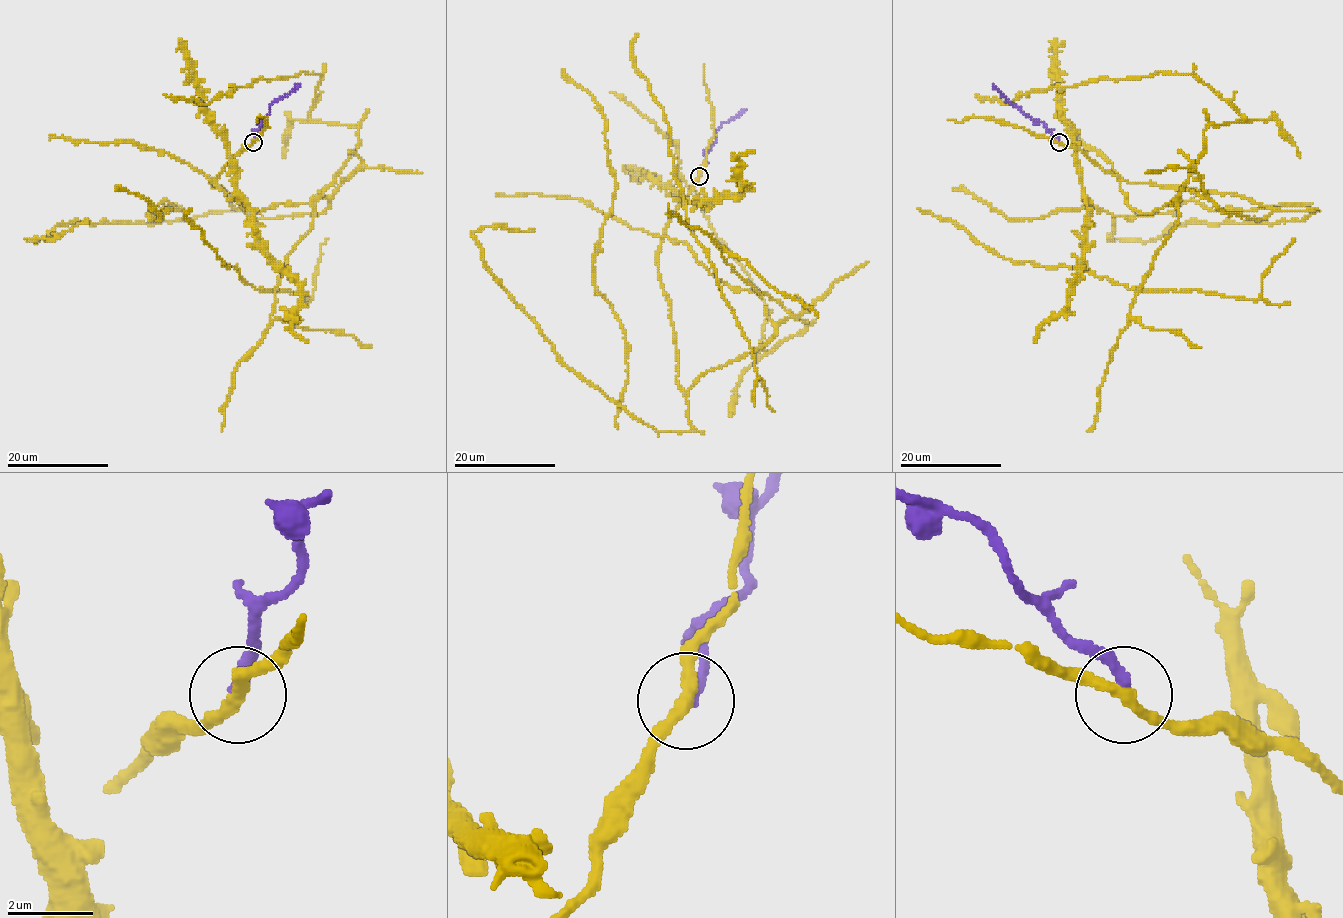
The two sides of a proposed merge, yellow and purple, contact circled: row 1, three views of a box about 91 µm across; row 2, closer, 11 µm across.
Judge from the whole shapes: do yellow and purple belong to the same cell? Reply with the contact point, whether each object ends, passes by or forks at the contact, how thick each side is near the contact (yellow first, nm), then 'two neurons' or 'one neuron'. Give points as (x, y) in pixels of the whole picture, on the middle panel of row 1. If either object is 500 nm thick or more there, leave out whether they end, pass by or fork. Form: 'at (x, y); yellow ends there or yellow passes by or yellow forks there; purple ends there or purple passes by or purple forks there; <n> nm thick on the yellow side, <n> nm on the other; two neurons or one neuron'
at (699, 176); yellow passes by; purple ends there; 280 nm thick on the yellow side, 280 nm on the other; two neurons

